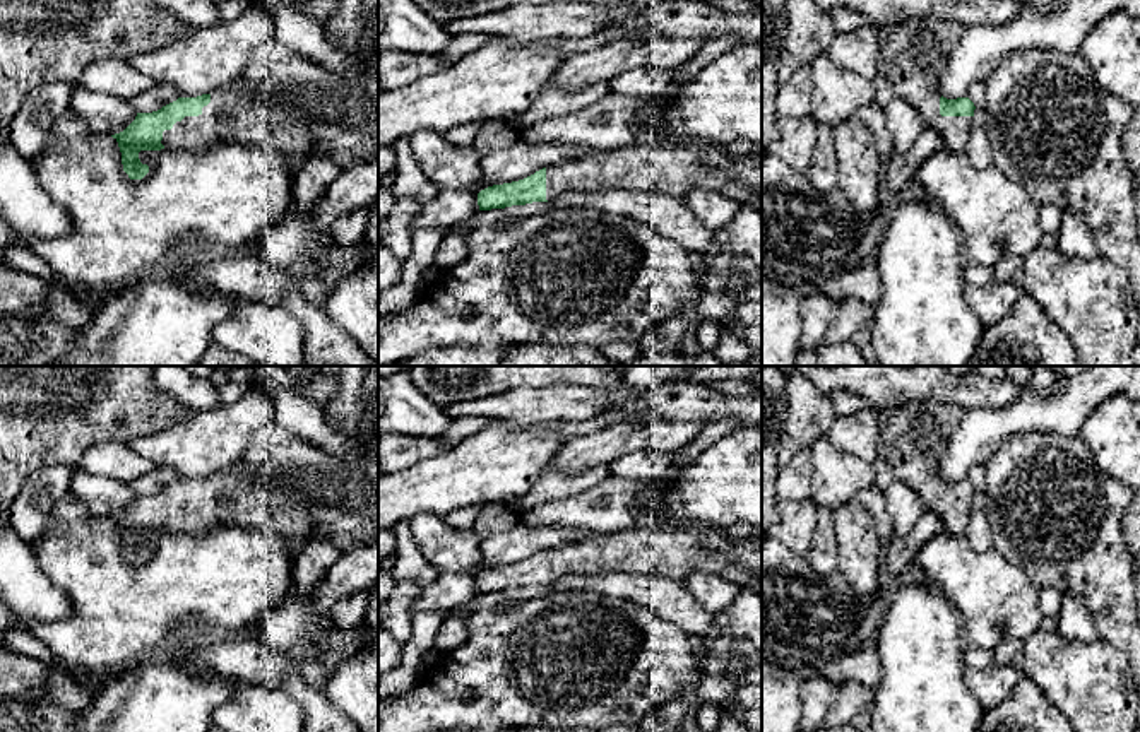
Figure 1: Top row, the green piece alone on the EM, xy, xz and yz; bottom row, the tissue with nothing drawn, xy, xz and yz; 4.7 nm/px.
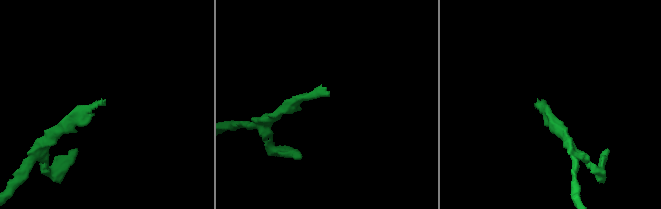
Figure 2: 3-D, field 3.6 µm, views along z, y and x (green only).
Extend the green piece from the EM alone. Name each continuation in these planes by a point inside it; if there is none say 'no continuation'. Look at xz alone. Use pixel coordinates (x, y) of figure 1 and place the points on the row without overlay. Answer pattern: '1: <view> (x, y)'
1: xz (673, 551)

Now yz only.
1: yz (914, 435)

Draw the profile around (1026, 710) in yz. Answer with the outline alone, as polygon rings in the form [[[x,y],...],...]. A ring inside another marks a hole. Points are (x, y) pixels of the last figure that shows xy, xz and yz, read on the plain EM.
[[[1024,676],[1003,703],[984,713],[977,732],[1073,732],[1073,729],[1039,686]]]

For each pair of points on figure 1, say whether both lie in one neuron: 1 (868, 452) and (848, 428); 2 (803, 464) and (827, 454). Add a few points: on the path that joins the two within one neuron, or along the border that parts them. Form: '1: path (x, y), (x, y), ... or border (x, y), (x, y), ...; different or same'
1: path (866, 447), (853, 433); same
2: border (807, 447), (810, 452), (812, 498); different

